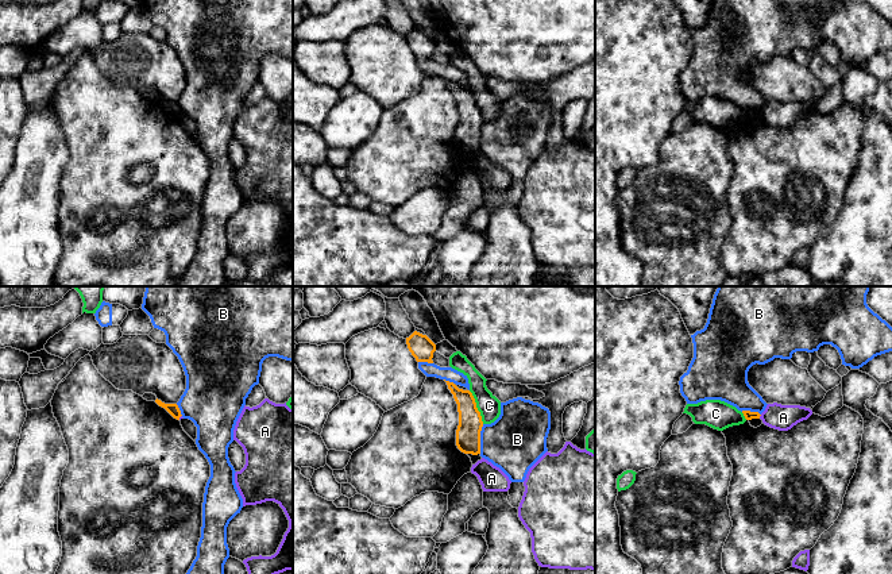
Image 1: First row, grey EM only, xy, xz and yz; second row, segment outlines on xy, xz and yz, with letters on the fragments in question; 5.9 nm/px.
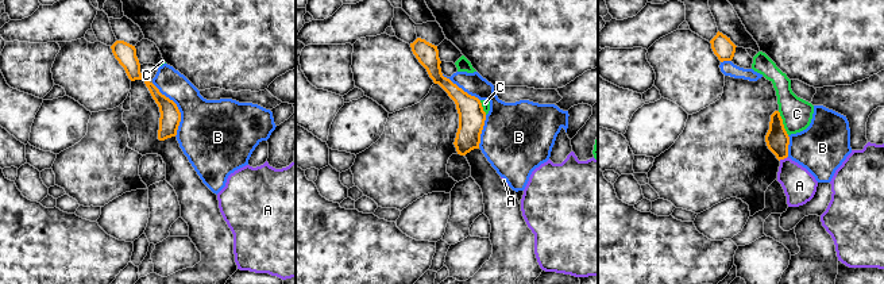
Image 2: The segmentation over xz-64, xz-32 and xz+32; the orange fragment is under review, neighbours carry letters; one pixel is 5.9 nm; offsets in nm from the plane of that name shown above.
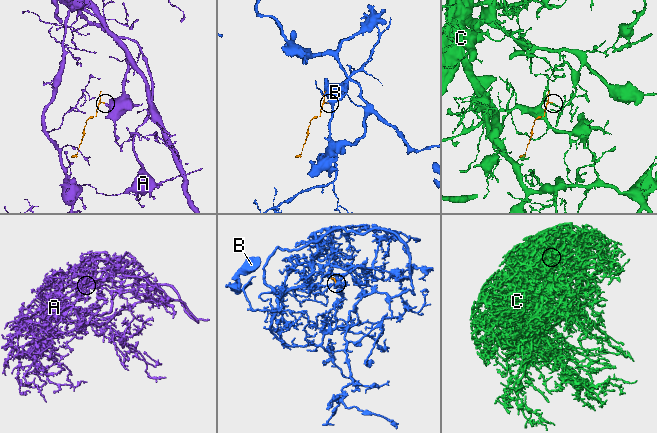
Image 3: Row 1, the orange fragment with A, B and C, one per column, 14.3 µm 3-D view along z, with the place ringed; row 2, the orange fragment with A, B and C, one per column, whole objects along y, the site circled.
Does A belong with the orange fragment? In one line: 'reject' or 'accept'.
reject

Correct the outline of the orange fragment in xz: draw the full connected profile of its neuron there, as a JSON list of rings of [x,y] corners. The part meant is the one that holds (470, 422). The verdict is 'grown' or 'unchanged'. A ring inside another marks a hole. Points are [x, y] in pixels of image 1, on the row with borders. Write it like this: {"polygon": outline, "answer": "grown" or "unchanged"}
{"polygon": [[[445,381],[457,404],[459,425],[456,446],[464,454],[480,454],[480,431],[483,427],[480,412],[470,390],[459,389],[453,382]]], "answer": "unchanged"}

